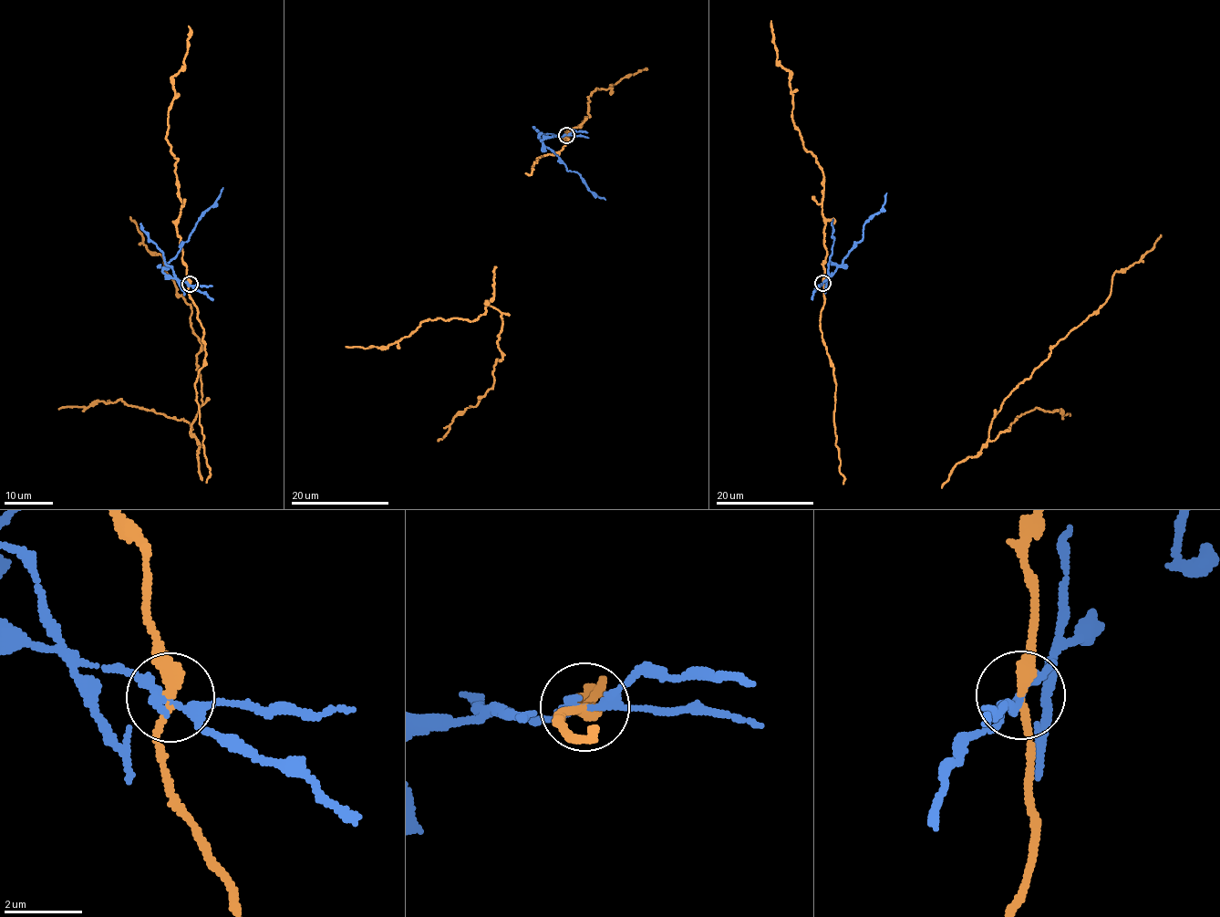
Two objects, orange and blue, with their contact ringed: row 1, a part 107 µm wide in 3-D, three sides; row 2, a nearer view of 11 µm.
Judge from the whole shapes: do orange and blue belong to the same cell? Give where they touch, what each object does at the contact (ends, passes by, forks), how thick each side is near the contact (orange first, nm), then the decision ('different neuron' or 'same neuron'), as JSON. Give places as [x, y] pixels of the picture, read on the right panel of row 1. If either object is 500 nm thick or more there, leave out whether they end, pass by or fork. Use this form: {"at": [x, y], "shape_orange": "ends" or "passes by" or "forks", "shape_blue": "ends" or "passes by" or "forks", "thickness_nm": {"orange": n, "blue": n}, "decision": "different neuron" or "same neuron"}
{"at": [822, 283], "shape_orange": "passes by", "shape_blue": "forks", "thickness_nm": {"orange": 280, "blue": 180}, "decision": "different neuron"}

